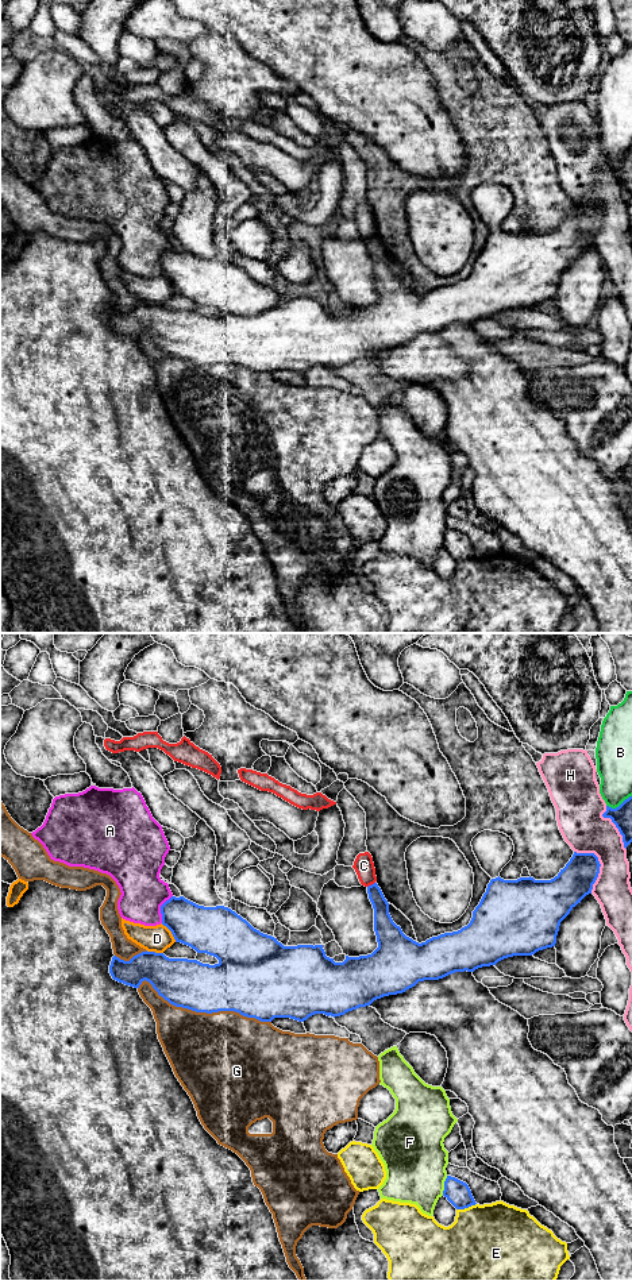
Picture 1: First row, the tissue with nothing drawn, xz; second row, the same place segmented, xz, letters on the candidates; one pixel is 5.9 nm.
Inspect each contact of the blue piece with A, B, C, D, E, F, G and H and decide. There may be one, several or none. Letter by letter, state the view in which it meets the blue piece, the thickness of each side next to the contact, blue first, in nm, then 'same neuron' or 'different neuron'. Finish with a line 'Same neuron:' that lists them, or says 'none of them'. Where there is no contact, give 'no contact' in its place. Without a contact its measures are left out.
A: contact in xz; calibres 260 and 260 nm; different neuron
B: contact in xz; calibres 120 and 200 nm; different neuron
C: contact in xz; calibres 120 and 120 nm; different neuron
D: contact in xz; calibres 280 and 160 nm; different neuron
E: contact in xz; calibres 150 and 460 nm; different neuron
F: contact in xz; calibres 150 and 380 nm; different neuron
G: contact in xz; calibres 320 and 460 nm; different neuron
H: contact in xz; calibres 220 and 260 nm; different neuron
Same neuron: none of them

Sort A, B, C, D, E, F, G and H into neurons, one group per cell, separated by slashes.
A / B / C / D / E / F / G / H

